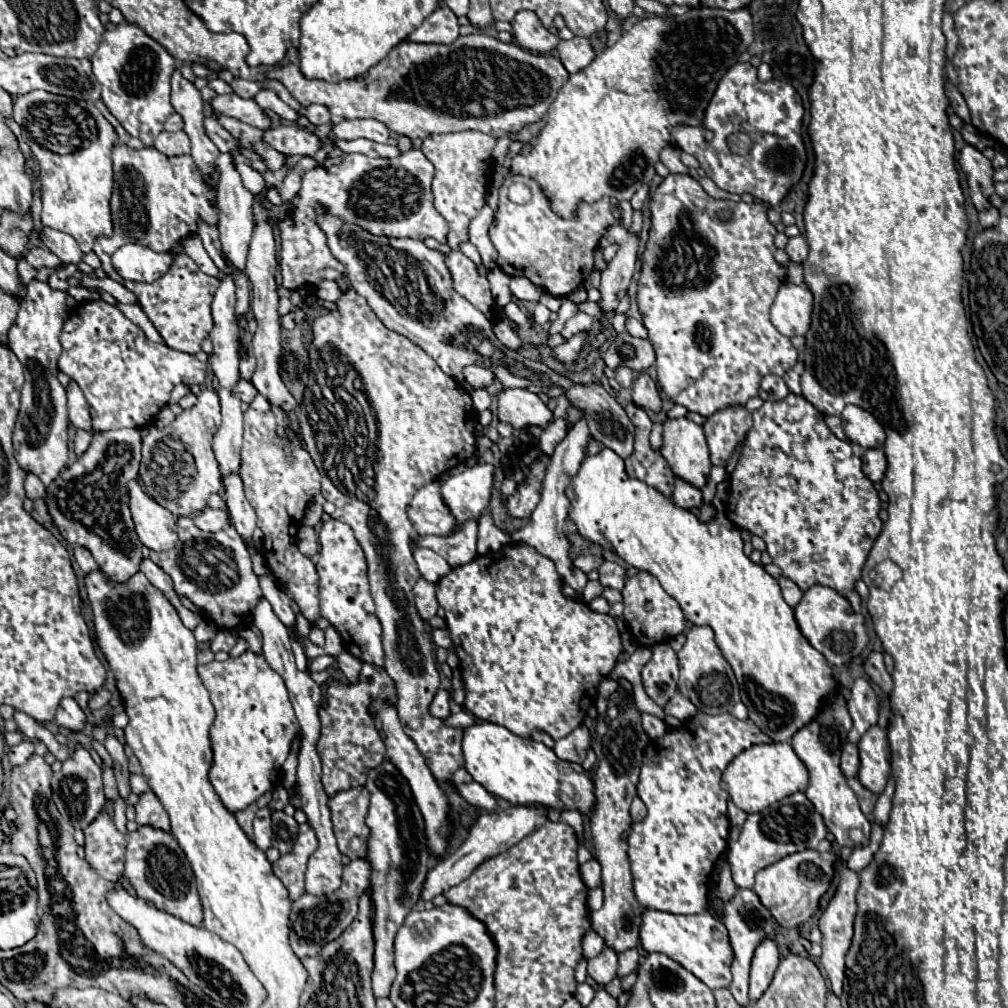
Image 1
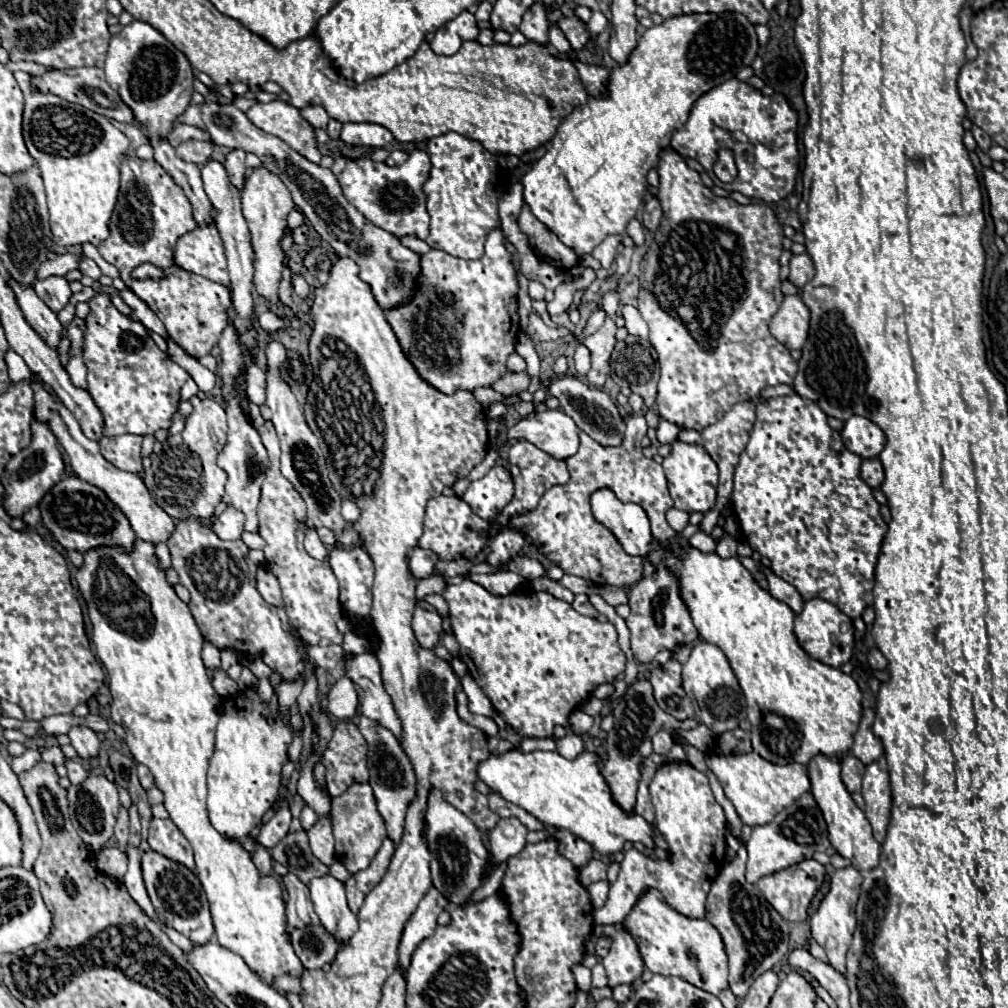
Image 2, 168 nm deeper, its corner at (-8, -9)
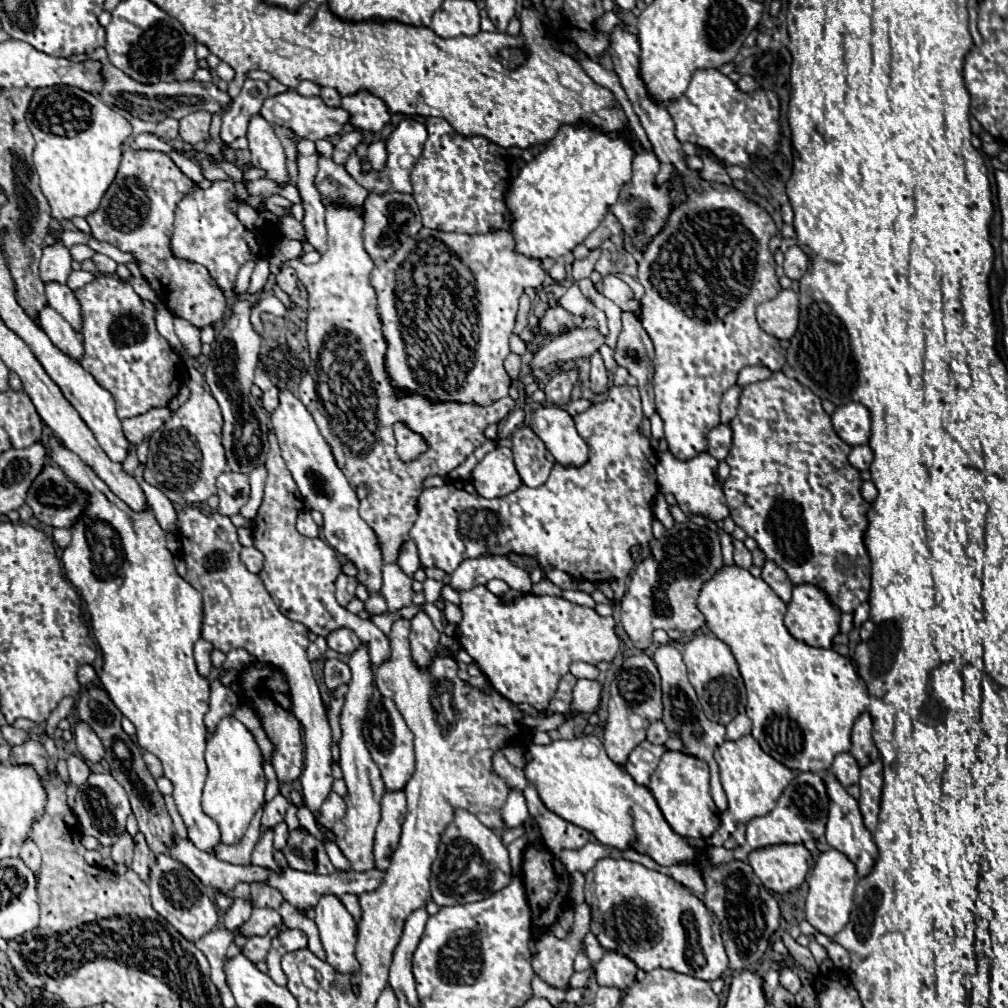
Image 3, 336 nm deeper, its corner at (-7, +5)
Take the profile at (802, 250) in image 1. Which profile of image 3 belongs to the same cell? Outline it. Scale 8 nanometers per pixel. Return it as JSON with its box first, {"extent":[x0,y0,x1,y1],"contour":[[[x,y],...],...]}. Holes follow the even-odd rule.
{"extent":[783,246,809,280],"contour":[[[791,246],[787,252],[785,252],[785,262],[783,262],[783,268],[785,268],[785,274],[791,278],[791,280],[799,280],[805,270],[809,266],[809,258],[807,254],[799,248],[799,246]]]}

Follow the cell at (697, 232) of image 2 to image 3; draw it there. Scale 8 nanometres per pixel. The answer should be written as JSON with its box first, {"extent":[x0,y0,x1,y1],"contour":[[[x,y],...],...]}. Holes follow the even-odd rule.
{"extent":[609,24,785,460],"contour":[[[617,24],[611,32],[611,48],[609,54],[613,58],[615,72],[621,80],[623,90],[627,92],[633,108],[645,128],[653,152],[659,162],[673,166],[673,176],[689,190],[685,192],[685,200],[673,204],[665,226],[659,234],[651,238],[651,242],[643,250],[643,260],[639,260],[637,280],[645,288],[641,298],[641,324],[647,330],[649,338],[655,344],[655,374],[653,374],[653,390],[655,390],[655,408],[665,422],[665,440],[669,450],[681,458],[689,460],[701,454],[707,448],[705,434],[719,424],[719,404],[723,392],[737,384],[737,374],[747,364],[767,366],[777,372],[785,364],[785,348],[779,344],[779,338],[761,330],[755,320],[755,308],[761,302],[775,298],[781,292],[779,280],[775,276],[775,258],[769,250],[769,240],[777,234],[777,226],[771,214],[749,200],[735,186],[707,182],[699,176],[697,170],[689,168],[685,162],[685,152],[681,142],[675,138],[675,124],[665,106],[655,104],[645,90],[643,80],[639,80],[639,42],[637,36],[625,30],[625,24]]]}

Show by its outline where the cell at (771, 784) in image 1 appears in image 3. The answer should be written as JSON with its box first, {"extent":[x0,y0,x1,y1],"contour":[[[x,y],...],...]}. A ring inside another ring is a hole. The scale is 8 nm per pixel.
{"extent":[715,734,795,832],"contour":[[[747,734],[739,740],[725,740],[715,750],[715,760],[719,764],[719,776],[723,790],[727,794],[729,808],[721,814],[721,824],[731,832],[737,822],[749,822],[755,816],[765,816],[773,810],[773,804],[781,796],[781,792],[787,788],[787,784],[795,778],[793,770],[785,764],[779,764],[775,758],[765,754],[757,740]]]}

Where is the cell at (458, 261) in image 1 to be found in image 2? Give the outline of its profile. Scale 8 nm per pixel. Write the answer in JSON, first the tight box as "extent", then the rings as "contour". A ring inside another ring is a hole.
{"extent":[386,229,518,394],"contour":[[[501,229],[492,230],[485,242],[484,256],[476,260],[454,258],[444,250],[432,248],[420,258],[420,276],[412,300],[392,310],[386,310],[386,320],[392,326],[406,358],[412,362],[422,380],[442,394],[454,394],[456,390],[474,392],[476,388],[488,388],[506,374],[506,360],[514,352],[518,324],[518,278],[507,251]]]}

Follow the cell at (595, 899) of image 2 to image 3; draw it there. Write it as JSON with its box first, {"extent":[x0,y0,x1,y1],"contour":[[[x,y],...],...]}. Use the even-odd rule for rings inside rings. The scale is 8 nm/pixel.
{"extent":[585,858,727,982],"contour":[[[603,858],[587,874],[587,878],[589,884],[585,884],[585,902],[591,906],[591,932],[597,936],[599,944],[605,950],[617,950],[629,956],[645,972],[659,966],[711,982],[721,978],[721,974],[727,970],[727,954],[721,942],[719,926],[713,922],[705,904],[671,876],[659,874],[623,858]]]}

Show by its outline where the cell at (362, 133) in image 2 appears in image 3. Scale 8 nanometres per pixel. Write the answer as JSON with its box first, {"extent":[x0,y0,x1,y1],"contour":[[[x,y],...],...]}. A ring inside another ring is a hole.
{"extent":[341,92,391,132],"contour":[[[357,92],[341,100],[341,108],[349,114],[349,124],[357,130],[381,132],[383,126],[391,120],[383,100],[375,98],[369,92]]]}

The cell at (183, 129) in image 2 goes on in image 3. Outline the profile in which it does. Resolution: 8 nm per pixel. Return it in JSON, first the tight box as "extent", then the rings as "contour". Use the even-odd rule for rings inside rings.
{"extent":[155,118,179,140],"contour":[[[165,118],[163,122],[157,124],[155,136],[163,138],[163,140],[173,140],[173,138],[177,138],[177,128],[179,128],[179,120],[175,120],[175,118]]]}

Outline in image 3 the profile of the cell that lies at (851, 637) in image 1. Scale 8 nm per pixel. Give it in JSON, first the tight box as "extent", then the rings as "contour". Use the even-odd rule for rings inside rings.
{"extent":[785,584,841,648],"contour":[[[801,584],[793,588],[793,600],[787,604],[785,626],[797,640],[803,640],[805,644],[817,648],[831,648],[833,638],[839,634],[839,620],[841,612],[839,608],[835,608],[835,604],[831,604],[831,600],[827,600],[827,592],[815,588],[813,584]]]}

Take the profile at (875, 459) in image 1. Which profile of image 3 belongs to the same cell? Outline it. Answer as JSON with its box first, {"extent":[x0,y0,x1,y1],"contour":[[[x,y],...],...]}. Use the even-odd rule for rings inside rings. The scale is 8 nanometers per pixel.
{"extent":[849,446,873,470],"contour":[[[853,446],[851,454],[849,454],[851,466],[855,466],[857,470],[869,470],[871,460],[873,460],[871,446]]]}

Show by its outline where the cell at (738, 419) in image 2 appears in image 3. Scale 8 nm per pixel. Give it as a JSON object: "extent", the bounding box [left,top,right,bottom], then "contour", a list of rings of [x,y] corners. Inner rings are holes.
{"extent":[707,424,731,460],"contour":[[[717,424],[715,428],[711,428],[711,432],[707,434],[707,452],[717,460],[725,460],[729,448],[731,448],[729,424]]]}

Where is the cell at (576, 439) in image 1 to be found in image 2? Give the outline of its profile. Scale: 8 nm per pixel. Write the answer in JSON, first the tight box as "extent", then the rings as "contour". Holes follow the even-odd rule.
{"extent":[572,596,598,618],"contour":[[[576,596],[574,602],[572,602],[572,608],[574,608],[578,614],[584,614],[584,616],[592,616],[592,618],[598,616],[598,612],[594,610],[594,606],[588,602],[588,596]]]}

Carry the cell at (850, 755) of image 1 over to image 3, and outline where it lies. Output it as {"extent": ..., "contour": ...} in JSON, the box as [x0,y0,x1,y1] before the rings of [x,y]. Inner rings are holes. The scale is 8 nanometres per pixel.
{"extent":[829,752,859,786],"contour":[[[843,752],[839,756],[835,756],[833,766],[829,768],[829,772],[843,784],[843,786],[851,786],[859,782],[859,764],[857,760],[851,756],[851,752]]]}

